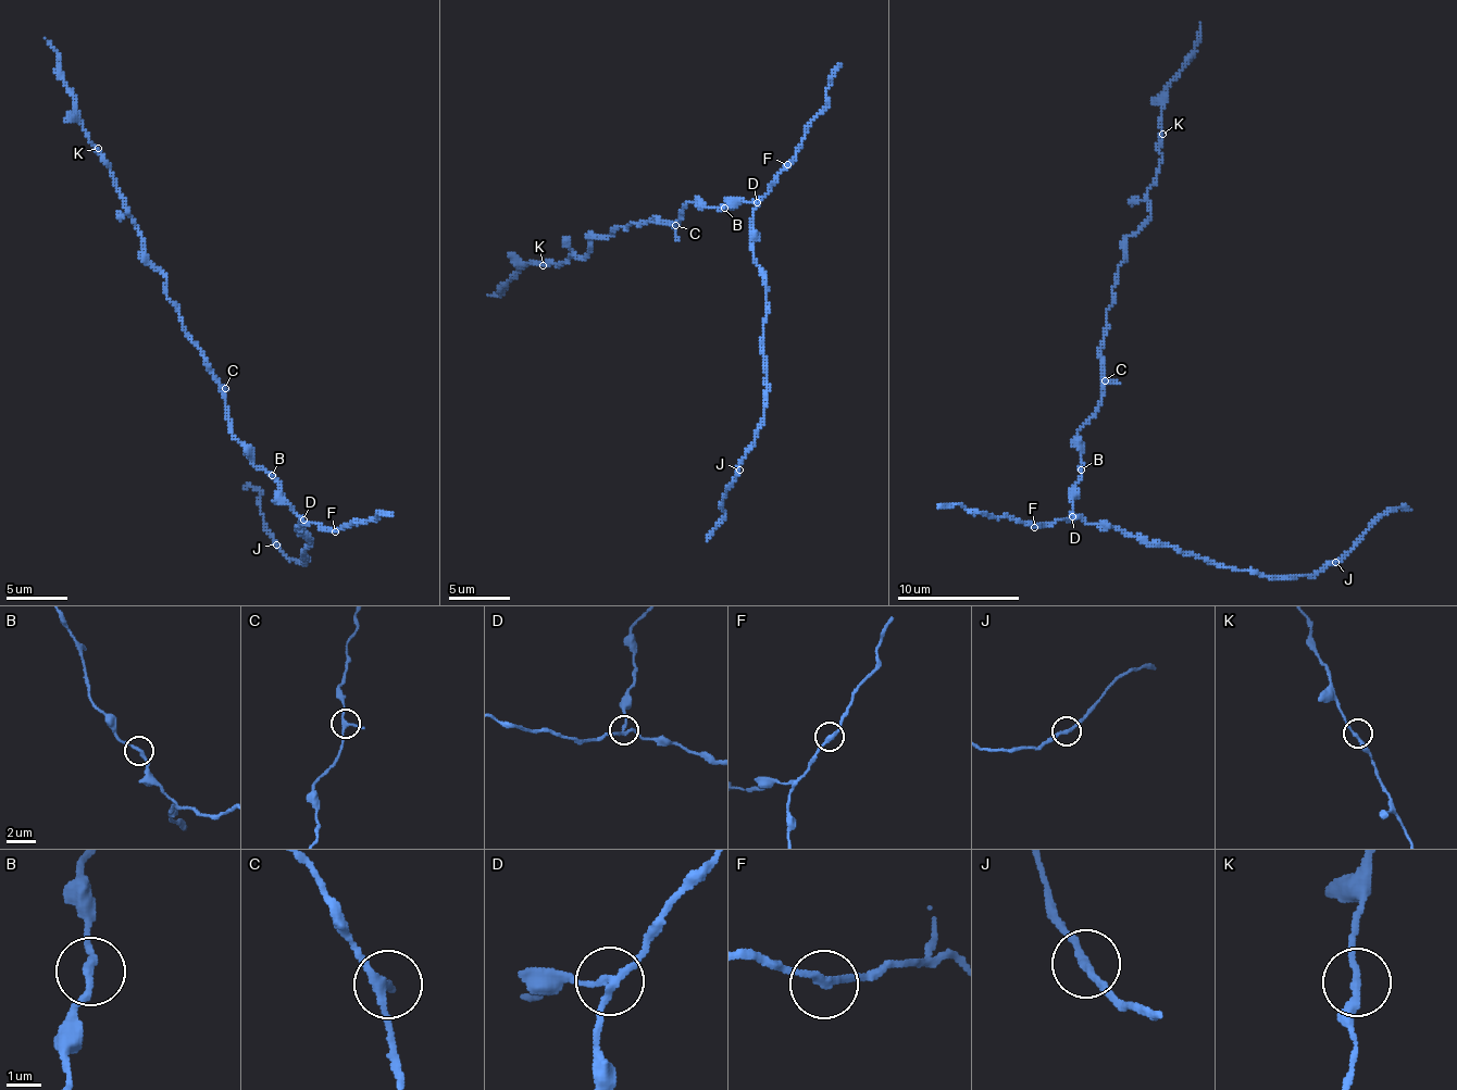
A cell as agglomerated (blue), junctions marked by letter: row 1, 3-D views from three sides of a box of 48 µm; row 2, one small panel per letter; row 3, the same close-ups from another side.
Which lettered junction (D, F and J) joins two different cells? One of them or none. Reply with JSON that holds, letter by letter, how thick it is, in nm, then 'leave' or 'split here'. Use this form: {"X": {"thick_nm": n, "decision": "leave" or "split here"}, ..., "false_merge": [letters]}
{"D": {"thick_nm": 200, "decision": "split here"}, "F": {"thick_nm": 240, "decision": "leave"}, "J": {"thick_nm": 220, "decision": "leave"}, "false_merge": ["D"]}

